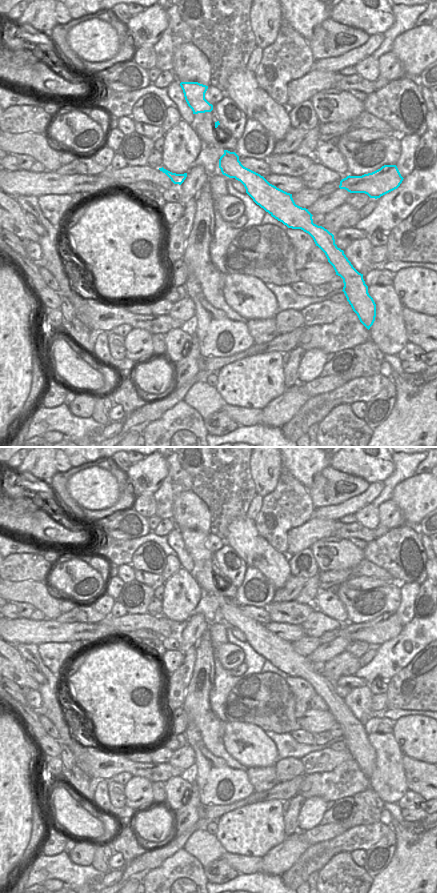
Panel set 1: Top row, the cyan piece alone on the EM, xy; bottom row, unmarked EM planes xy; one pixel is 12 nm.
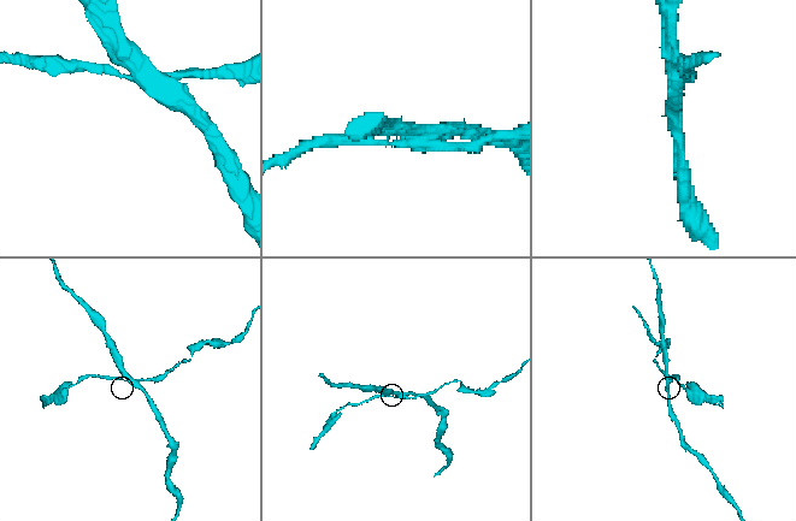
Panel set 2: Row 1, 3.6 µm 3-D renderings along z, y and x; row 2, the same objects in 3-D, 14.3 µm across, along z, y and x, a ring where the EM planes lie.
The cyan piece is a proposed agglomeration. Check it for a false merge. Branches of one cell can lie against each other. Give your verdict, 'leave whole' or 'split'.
split

